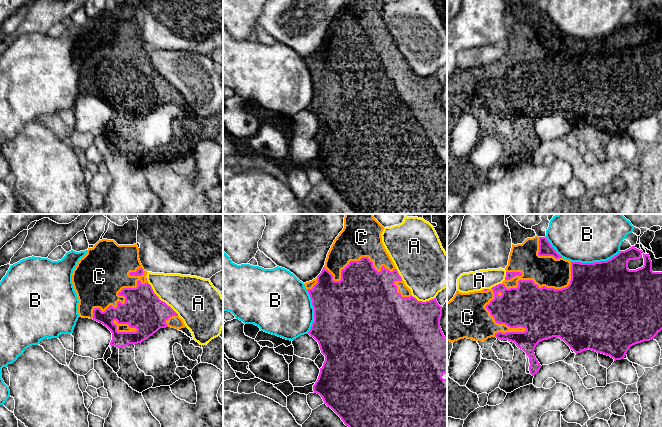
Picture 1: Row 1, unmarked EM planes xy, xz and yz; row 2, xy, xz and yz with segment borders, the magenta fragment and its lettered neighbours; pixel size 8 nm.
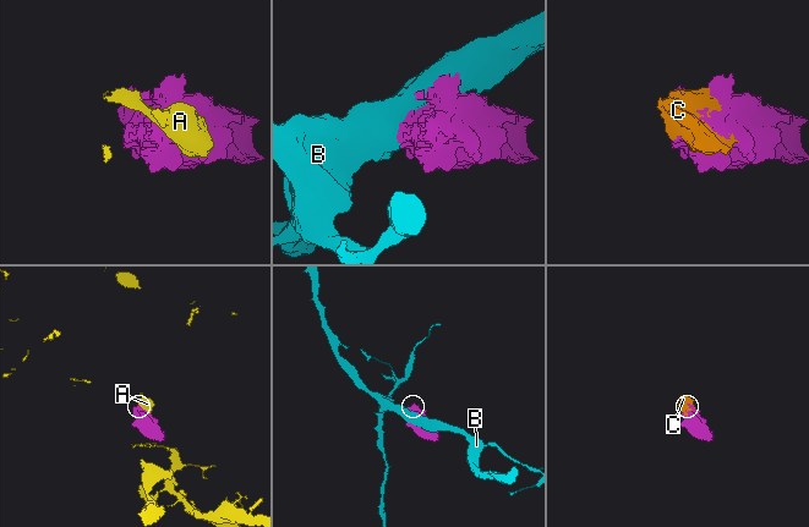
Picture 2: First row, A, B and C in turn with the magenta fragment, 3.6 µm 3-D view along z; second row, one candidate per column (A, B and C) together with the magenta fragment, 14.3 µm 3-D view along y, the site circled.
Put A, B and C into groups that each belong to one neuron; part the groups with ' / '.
A / B / C

